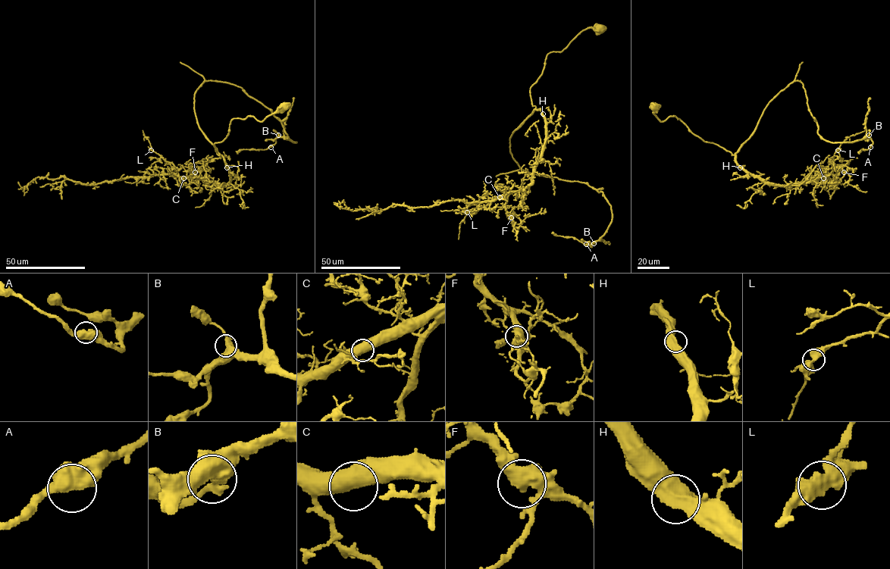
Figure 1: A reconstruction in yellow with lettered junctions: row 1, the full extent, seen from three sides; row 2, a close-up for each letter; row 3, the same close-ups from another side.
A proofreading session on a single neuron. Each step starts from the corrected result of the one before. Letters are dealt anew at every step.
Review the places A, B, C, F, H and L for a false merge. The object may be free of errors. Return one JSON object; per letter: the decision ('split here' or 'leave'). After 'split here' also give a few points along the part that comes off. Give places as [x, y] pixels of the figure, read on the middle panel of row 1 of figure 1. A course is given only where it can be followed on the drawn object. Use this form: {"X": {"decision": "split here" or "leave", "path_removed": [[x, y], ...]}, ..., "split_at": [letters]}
{"A": {"decision": "leave"}, "B": {"decision": "leave"}, "C": {"decision": "leave"}, "F": {"decision": "leave"}, "H": {"decision": "leave"}, "L": {"decision": "leave"}, "split_at": []}

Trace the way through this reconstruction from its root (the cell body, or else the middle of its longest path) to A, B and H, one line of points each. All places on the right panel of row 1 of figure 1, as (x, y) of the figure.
A: (655, 106), (660, 121), (675, 116), (734, 154), (767, 104), (799, 80), (824, 139), (868, 136), (870, 147)
B: (655, 106), (660, 121), (675, 116), (734, 154), (767, 104), (799, 80), (824, 139), (852, 142), (869, 135)
H: (655, 106), (653, 114), (660, 121), (675, 116), (704, 141), (734, 154), (740, 167)

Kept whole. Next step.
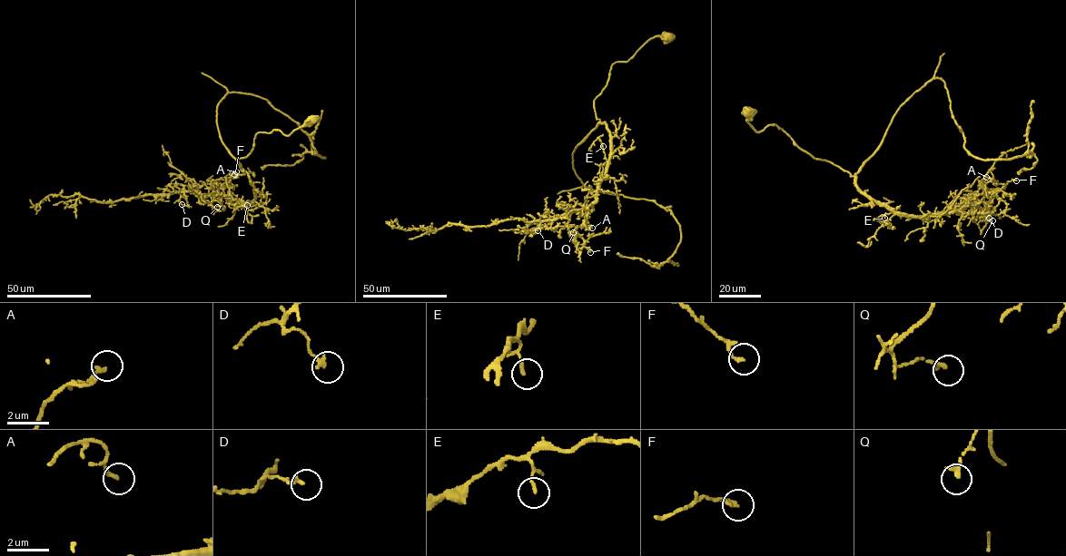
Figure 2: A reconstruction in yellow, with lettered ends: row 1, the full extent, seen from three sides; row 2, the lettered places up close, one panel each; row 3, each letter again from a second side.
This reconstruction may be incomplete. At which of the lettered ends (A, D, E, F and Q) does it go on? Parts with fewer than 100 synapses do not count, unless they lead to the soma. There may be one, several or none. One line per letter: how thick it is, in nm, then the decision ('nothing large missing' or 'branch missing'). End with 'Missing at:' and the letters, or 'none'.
A: 130 nm | nothing large missing
D: 190 nm | nothing large missing
E: 130 nm | nothing large missing
F: 170 nm | nothing large missing
Q: 240 nm | nothing large missing
Missing at: none

